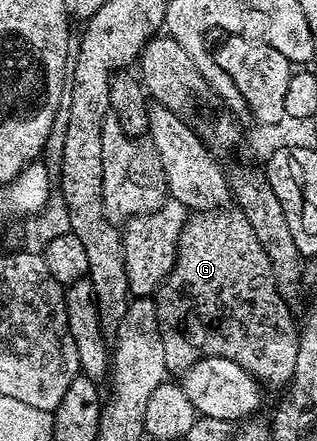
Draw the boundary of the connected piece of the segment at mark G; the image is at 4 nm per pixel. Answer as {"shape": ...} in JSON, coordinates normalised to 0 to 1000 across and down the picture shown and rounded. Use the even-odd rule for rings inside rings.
{"shape":[[[697,476],[666,478],[644,485],[612,488],[587,497],[584,519],[571,526],[571,537],[558,551],[558,592],[546,596],[539,621],[511,639],[508,651],[489,664],[489,687],[495,694],[495,719],[502,721],[502,748],[514,766],[514,812],[521,832],[536,846],[580,846],[587,834],[603,832],[615,821],[628,821],[656,807],[678,812],[729,812],[729,821],[754,821],[767,839],[779,839],[826,873],[899,871],[909,873],[931,848],[931,803],[943,803],[943,735],[924,717],[927,701],[902,689],[899,678],[880,667],[868,621],[855,612],[855,585],[842,585],[842,567],[830,562],[830,549],[804,535],[804,522],[795,519],[792,503],[779,499],[770,481],[757,476]]]}

